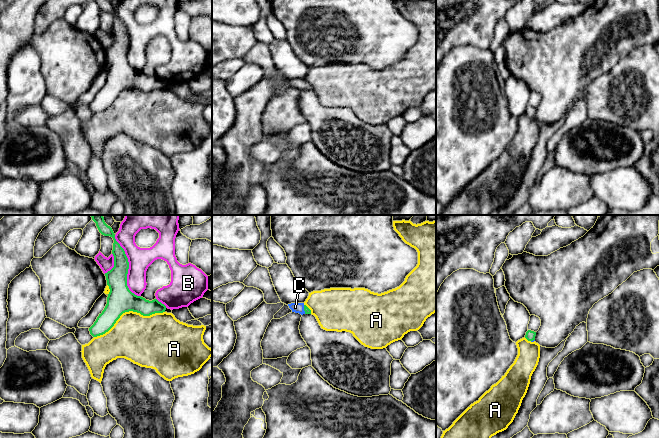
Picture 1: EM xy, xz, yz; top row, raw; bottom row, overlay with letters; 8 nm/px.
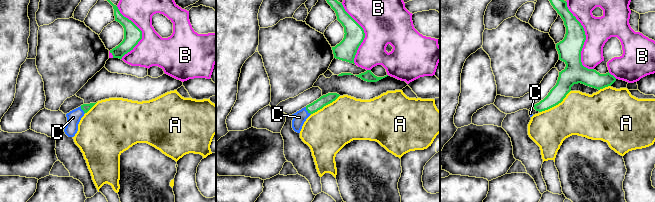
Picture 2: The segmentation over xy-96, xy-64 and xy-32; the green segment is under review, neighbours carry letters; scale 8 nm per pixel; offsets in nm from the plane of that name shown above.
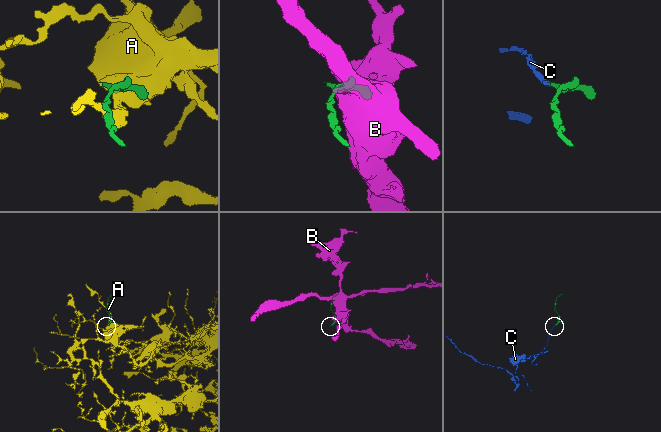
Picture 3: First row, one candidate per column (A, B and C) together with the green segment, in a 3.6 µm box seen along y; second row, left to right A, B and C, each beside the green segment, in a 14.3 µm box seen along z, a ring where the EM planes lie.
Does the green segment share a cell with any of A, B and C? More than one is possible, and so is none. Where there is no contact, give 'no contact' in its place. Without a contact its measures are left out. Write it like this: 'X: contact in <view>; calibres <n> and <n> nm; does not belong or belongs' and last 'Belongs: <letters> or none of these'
A: contact in xy; calibres 220 and 380 nm; does not belong
B: contact in xy; calibres 200 and 180 nm; does not belong
C: contact in xz; calibres 50 and 80 nm; belongs
Belongs: C

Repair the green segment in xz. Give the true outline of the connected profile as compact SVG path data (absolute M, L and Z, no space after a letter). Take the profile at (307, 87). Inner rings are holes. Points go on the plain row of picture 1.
M291 79L288 80L292 88L303 90L311 90L311 86L304 79Z

